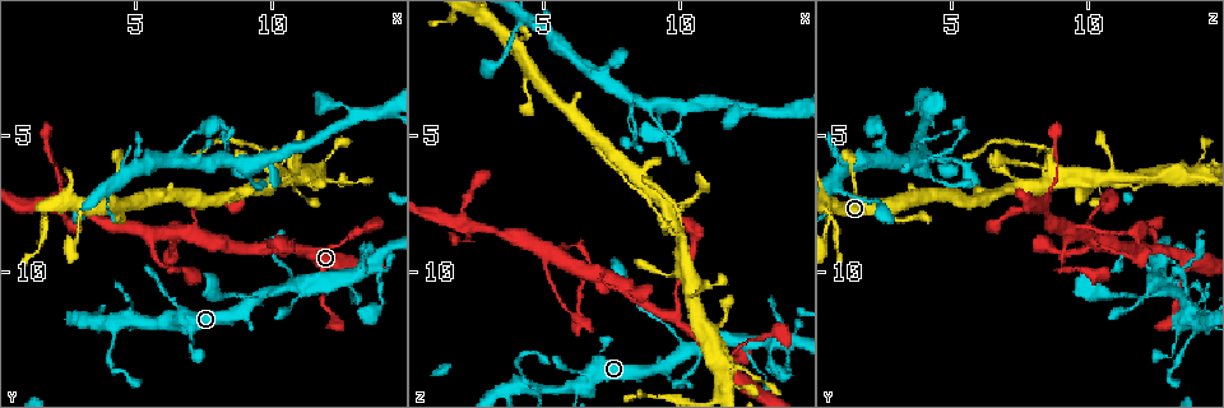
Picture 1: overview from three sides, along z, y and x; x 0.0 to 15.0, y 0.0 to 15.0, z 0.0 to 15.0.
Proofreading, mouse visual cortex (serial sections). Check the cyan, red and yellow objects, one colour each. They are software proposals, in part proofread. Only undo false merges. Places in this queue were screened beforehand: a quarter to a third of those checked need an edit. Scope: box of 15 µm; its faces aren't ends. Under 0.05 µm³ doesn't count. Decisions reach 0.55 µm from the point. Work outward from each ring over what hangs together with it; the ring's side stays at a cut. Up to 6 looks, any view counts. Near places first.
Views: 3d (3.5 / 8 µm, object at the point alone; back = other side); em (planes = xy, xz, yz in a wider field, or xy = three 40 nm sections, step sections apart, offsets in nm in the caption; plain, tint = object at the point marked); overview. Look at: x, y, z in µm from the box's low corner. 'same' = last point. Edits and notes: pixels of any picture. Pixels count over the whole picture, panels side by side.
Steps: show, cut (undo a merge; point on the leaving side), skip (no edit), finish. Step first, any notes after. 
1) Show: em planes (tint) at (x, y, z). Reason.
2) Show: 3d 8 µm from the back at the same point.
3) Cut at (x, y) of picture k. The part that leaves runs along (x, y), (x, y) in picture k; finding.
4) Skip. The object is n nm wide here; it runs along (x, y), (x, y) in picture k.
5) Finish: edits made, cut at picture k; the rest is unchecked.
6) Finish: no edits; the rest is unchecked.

Show: 3d 3.5 µm at (6.2, 11.5, 14.3). Four-way junction.

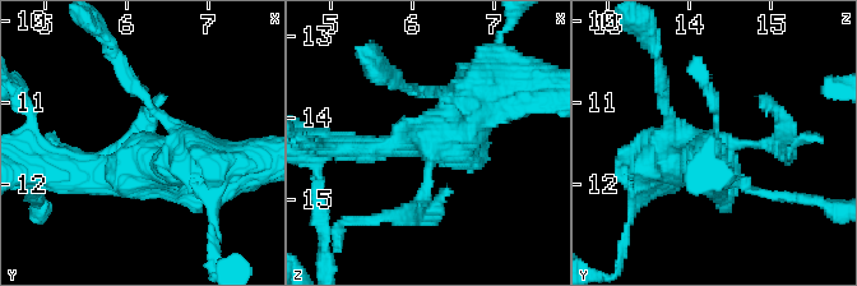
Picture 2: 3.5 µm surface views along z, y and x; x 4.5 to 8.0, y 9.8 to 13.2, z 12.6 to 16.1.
Show: em xy step 2 (tint) at (6.25, 11.55, 14.30). Now the EM.

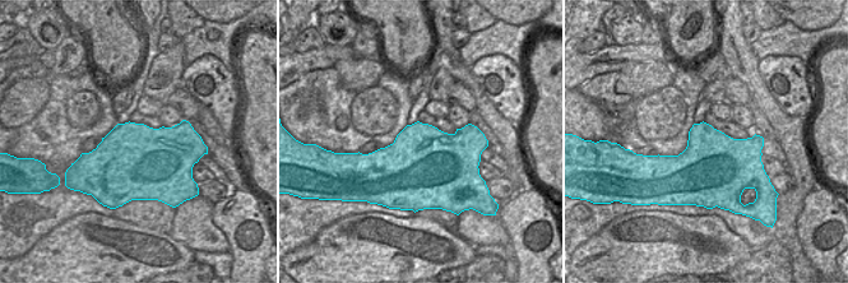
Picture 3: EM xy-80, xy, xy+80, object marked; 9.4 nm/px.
Skip. It runs along (508, 83), (441, 135), (362, 150) in picture 2; continuous, no second cell.

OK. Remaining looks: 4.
Show: 3d 3.5 µm at (4.3, 11.9, 14.1). Thin arm on a thick one.

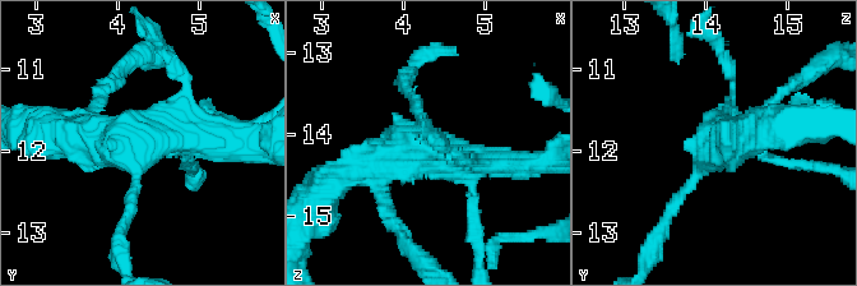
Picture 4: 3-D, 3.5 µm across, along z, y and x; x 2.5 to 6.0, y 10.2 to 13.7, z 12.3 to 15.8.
Show: em xy step 3 (tint) at (4.35, 11.95, 14.15). Now the EM.

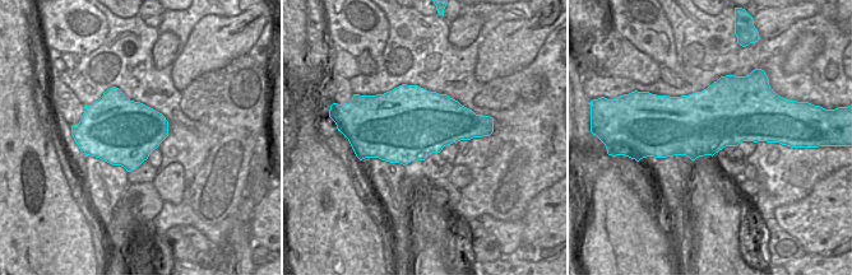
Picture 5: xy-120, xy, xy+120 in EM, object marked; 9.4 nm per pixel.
Show: em xy step 5 (tint) at the same point. Cut it another way.

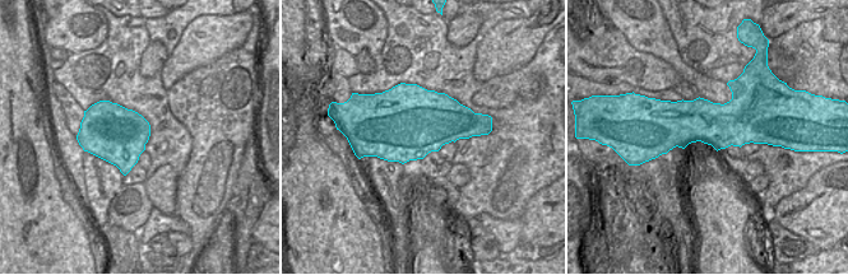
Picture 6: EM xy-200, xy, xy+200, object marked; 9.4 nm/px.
Skip. It runs along (225, 144), (64, 133) in picture 4; all the same cell.

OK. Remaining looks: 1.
Finish: no edits; the rest is unchecked.

